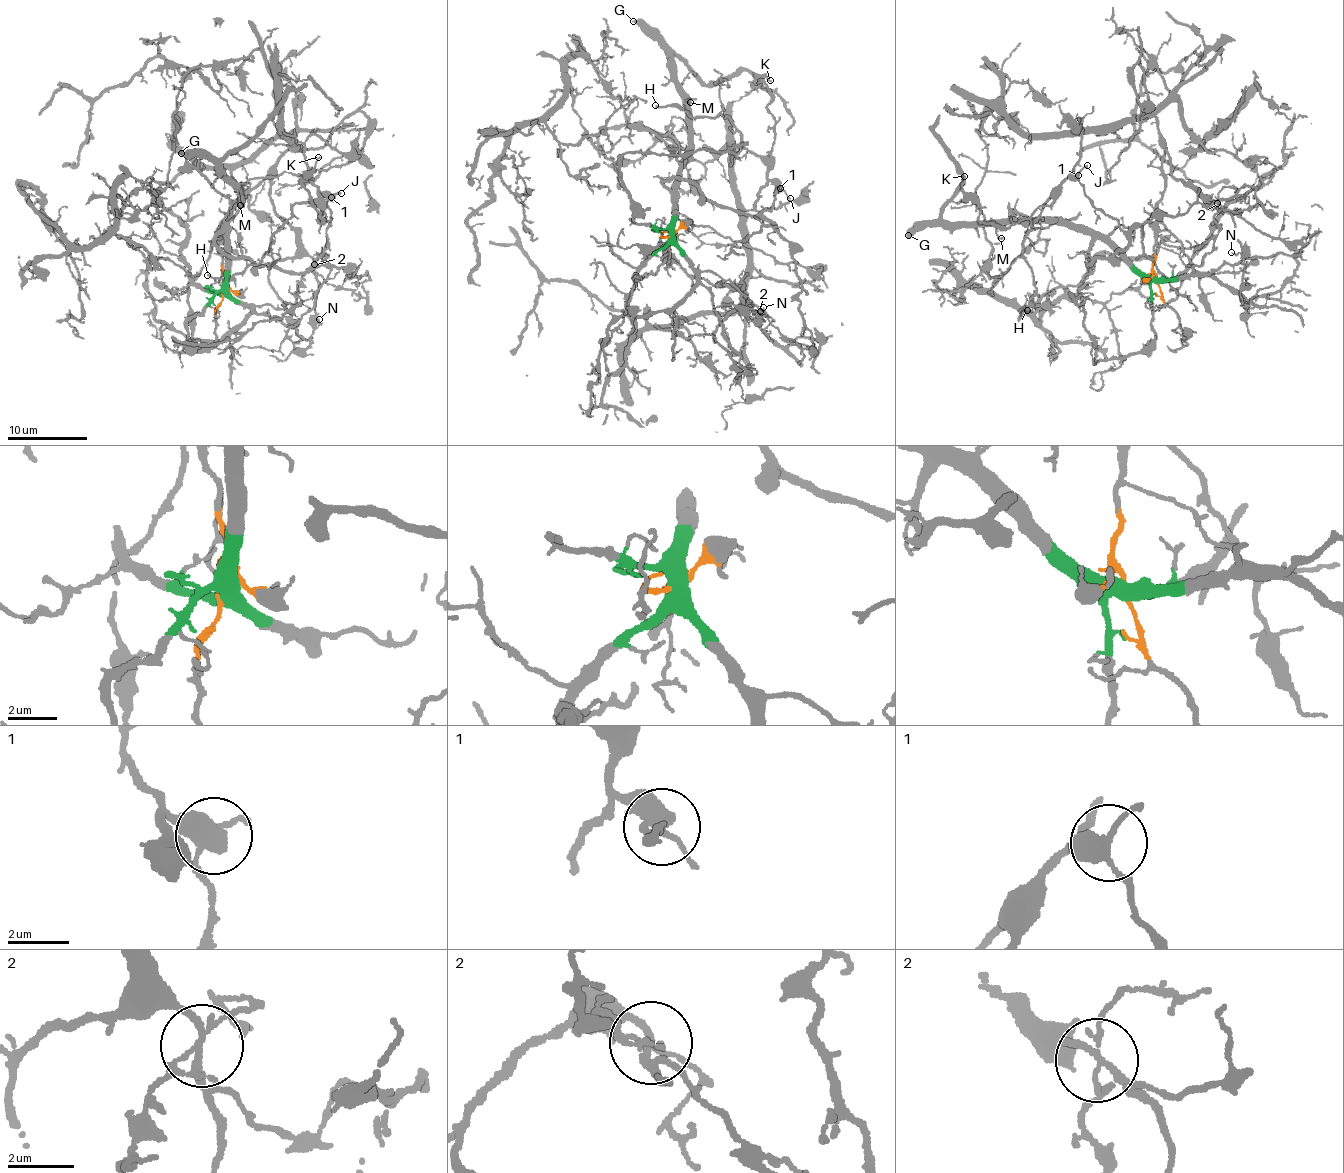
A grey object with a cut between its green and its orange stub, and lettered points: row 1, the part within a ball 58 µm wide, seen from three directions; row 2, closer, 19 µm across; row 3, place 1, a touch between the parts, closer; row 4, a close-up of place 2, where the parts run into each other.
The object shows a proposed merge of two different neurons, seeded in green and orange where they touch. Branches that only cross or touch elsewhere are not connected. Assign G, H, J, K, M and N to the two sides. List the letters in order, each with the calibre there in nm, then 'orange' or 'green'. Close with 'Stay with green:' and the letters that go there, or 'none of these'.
G: 440 nm thick; green
H: 160 nm thick; orange
J: 150 nm thick; green
K: 130 nm thick; orange
M: 160 nm thick; green
N: 120 nm thick; orange
Stay with green: G, J, M

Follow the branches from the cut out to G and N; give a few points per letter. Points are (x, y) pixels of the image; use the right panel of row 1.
G: (1155, 278), (1141, 276), (1101, 239), (1040, 220), (942, 224), (907, 235)
N: (1155, 278), (1155, 205), (1165, 191), (1164, 149), (1172, 175), (1231, 215), (1235, 238), (1243, 252), (1231, 253)

